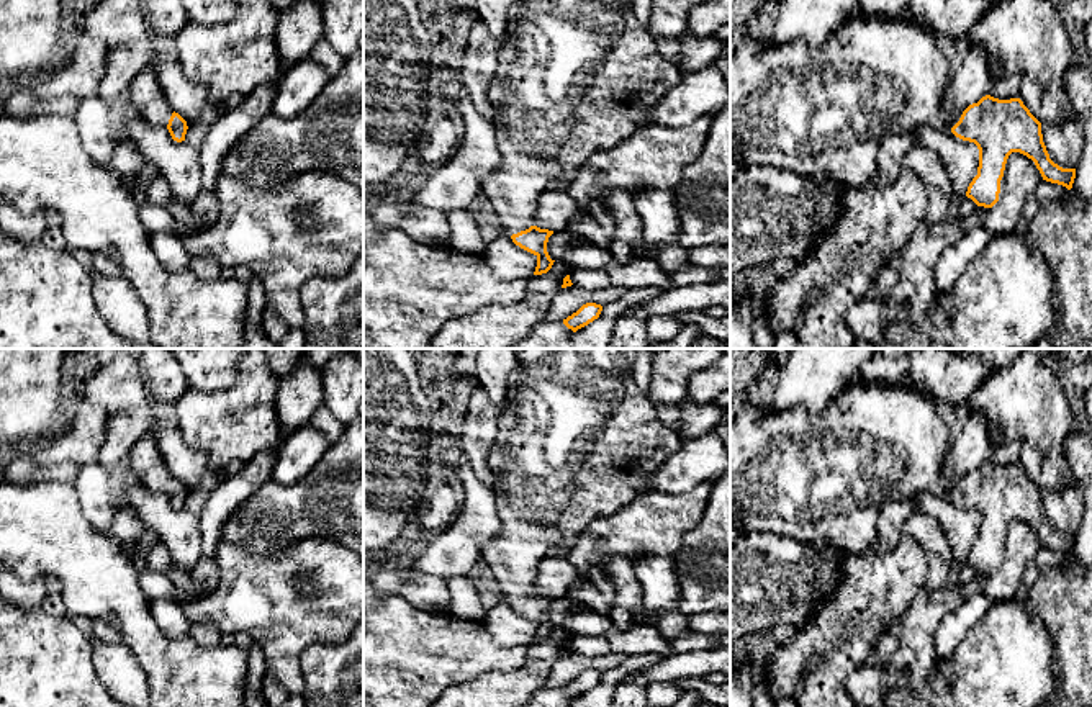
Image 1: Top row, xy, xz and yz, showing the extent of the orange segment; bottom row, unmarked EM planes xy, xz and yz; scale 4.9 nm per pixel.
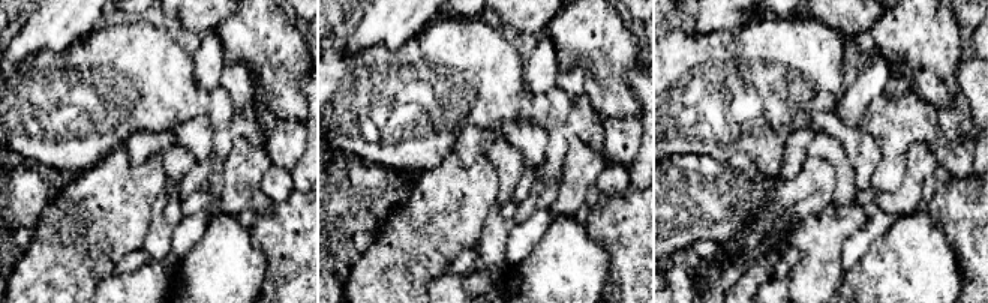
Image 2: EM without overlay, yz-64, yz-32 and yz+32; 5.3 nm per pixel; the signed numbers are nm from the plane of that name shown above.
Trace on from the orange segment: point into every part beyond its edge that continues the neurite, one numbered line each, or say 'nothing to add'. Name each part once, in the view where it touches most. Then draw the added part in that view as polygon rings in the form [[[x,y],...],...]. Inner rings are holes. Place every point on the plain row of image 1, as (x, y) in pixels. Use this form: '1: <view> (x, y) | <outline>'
1: xz (577, 439) | [[[517,349],[519,365],[509,376],[488,455],[501,527],[481,550],[503,601],[529,596],[540,561],[553,548],[568,548],[593,519],[652,491],[653,475],[681,448],[678,432],[658,419],[634,378],[637,354],[652,357],[657,350]]]

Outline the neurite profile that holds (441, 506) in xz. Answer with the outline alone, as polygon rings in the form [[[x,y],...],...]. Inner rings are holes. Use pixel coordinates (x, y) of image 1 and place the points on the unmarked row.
[[[440,484],[426,494],[416,516],[429,537],[450,527],[460,509],[458,494],[449,484]]]

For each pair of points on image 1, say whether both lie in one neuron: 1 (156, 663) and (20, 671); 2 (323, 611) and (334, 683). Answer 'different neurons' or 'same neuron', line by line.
1: different neurons
2: different neurons

